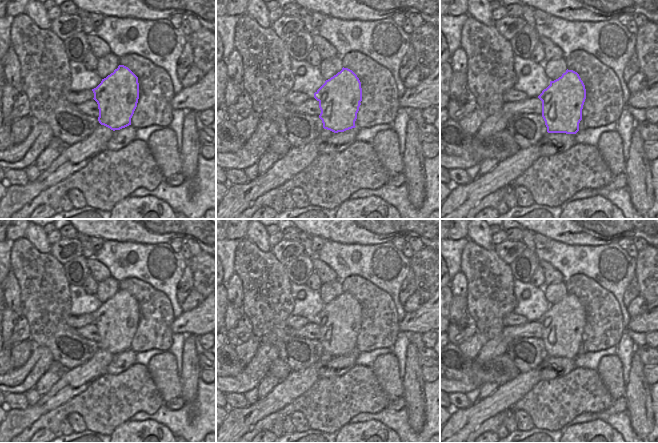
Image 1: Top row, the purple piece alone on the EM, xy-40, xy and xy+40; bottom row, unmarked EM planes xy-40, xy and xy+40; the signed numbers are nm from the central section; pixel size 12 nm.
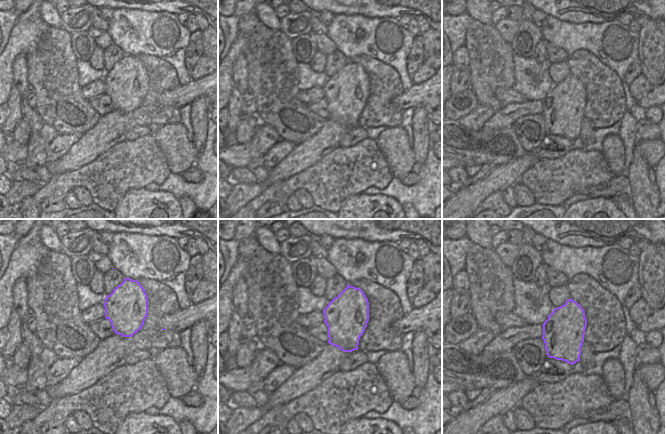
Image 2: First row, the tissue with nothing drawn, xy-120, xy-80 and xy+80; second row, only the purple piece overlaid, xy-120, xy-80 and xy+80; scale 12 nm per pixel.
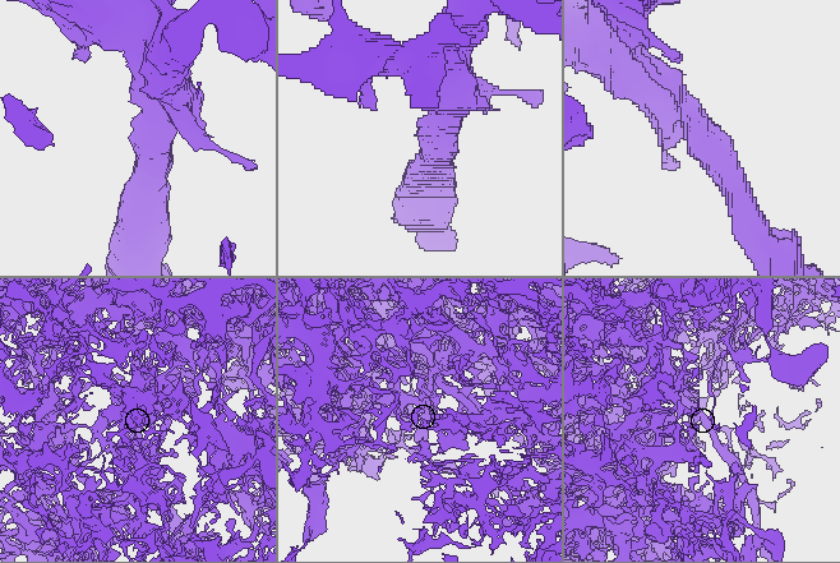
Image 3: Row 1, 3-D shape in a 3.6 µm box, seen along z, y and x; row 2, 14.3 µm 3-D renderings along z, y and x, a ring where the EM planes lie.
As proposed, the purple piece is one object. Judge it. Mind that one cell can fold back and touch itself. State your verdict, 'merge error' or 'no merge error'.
merge error

